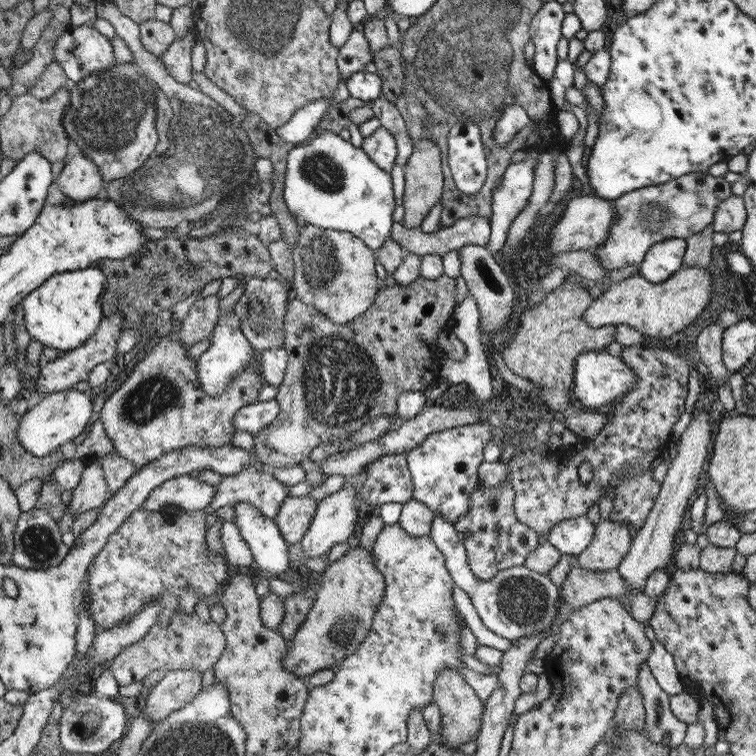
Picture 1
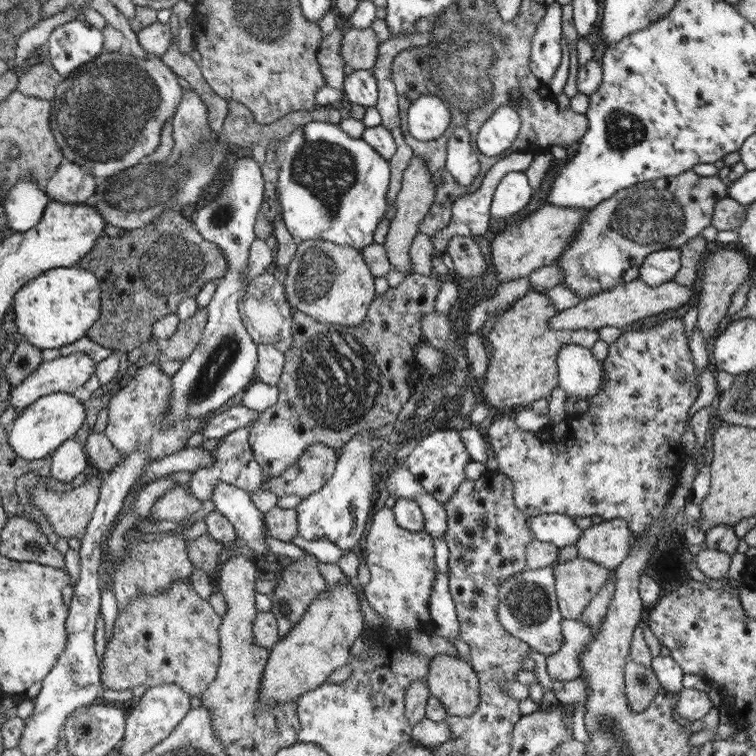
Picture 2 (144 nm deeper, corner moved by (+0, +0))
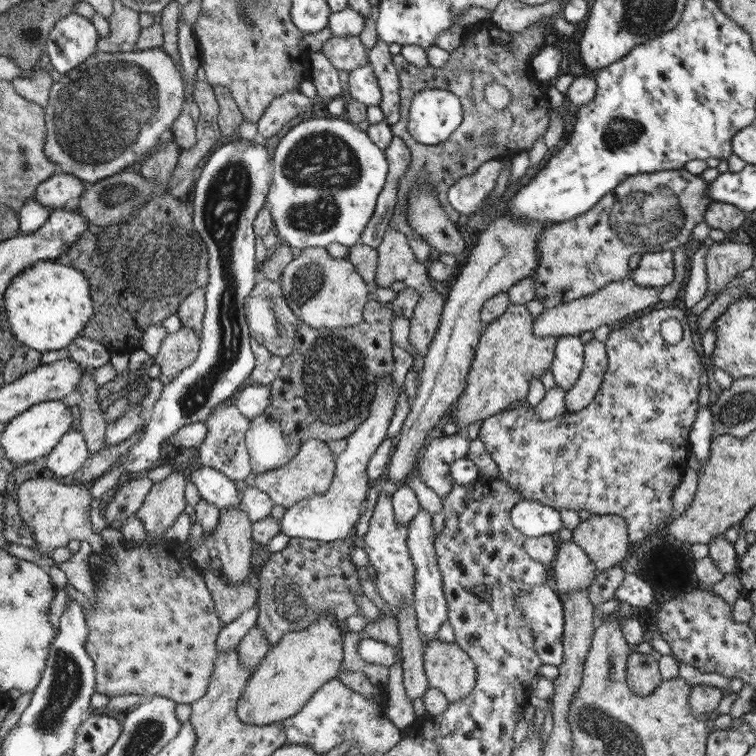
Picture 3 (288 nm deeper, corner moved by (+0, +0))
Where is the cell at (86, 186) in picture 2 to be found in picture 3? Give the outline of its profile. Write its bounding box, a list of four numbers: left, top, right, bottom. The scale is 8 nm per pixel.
[33,172,89,210]

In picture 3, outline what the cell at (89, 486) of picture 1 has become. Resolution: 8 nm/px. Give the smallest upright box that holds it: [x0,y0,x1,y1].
[15,480,105,554]

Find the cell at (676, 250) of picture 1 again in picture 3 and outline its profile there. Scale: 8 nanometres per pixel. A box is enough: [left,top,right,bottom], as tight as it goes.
[631,252,673,288]

